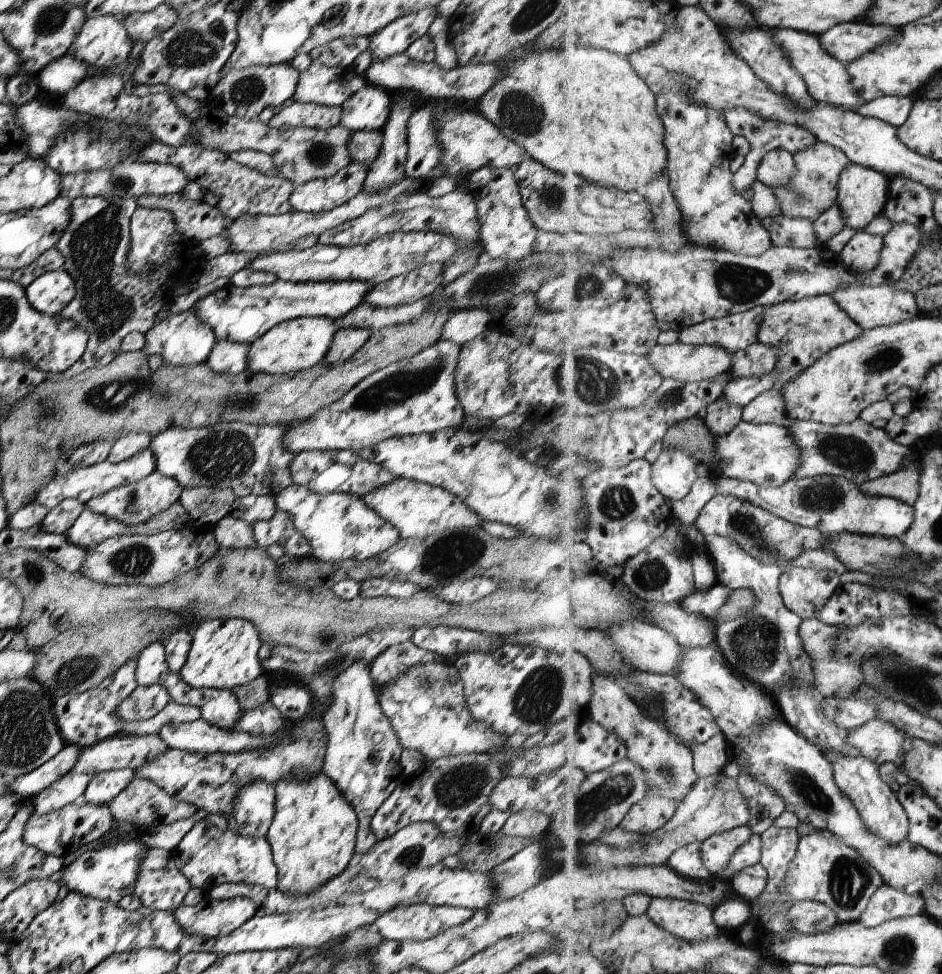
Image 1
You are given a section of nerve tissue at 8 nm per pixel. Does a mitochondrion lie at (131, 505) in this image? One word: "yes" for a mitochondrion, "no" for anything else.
yes

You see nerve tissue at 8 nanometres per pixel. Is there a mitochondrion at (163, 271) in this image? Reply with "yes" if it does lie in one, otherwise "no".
no

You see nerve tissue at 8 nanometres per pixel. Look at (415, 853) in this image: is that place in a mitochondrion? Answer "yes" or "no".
yes

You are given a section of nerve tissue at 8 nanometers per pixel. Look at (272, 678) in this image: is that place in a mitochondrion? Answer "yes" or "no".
no

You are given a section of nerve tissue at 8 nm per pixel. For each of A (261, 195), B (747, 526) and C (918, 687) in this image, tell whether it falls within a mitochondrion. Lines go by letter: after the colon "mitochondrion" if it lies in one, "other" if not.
A: other
B: mitochondrion
C: mitochondrion

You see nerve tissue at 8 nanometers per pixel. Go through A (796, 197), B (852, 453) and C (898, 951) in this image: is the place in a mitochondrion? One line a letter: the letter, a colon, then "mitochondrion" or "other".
A: mitochondrion
B: mitochondrion
C: mitochondrion

